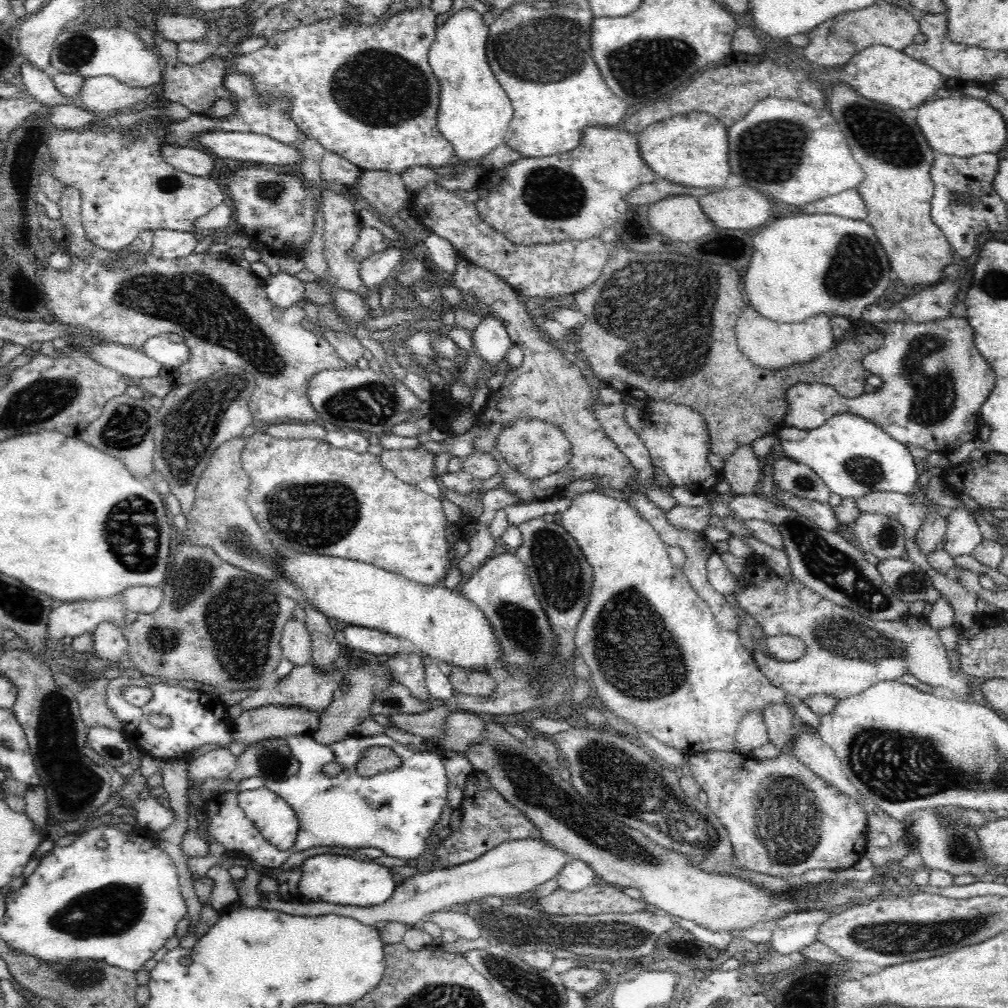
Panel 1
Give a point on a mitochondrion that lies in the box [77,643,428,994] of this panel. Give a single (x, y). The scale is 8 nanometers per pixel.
(272, 758)

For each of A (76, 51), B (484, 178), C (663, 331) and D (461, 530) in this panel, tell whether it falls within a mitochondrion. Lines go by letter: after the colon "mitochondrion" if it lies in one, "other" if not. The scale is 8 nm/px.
A: mitochondrion
B: other
C: mitochondrion
D: other

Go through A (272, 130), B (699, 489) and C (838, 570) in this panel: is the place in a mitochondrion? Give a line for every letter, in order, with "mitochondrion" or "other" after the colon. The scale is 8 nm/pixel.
A: other
B: other
C: mitochondrion

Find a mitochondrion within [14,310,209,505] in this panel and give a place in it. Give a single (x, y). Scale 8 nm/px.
(128, 423)

